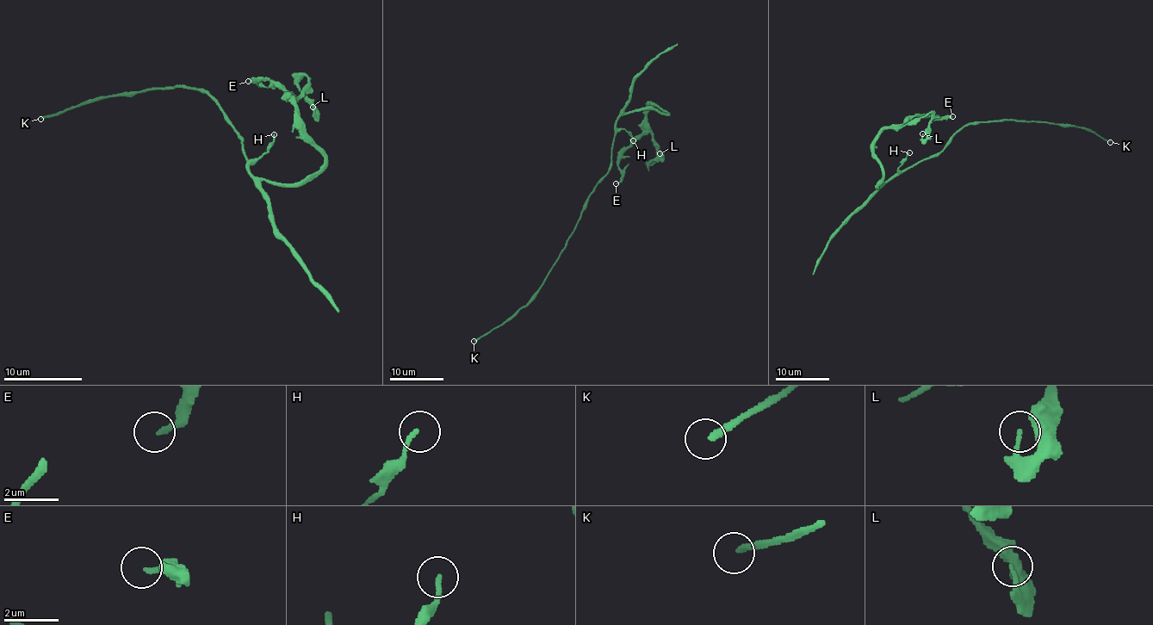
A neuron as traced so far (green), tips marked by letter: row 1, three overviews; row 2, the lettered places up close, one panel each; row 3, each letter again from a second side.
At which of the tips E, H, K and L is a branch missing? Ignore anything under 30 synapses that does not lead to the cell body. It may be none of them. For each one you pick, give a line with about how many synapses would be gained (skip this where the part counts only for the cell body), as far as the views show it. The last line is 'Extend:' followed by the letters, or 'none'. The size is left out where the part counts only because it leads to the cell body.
K: about 180 synapses
Extend: K

